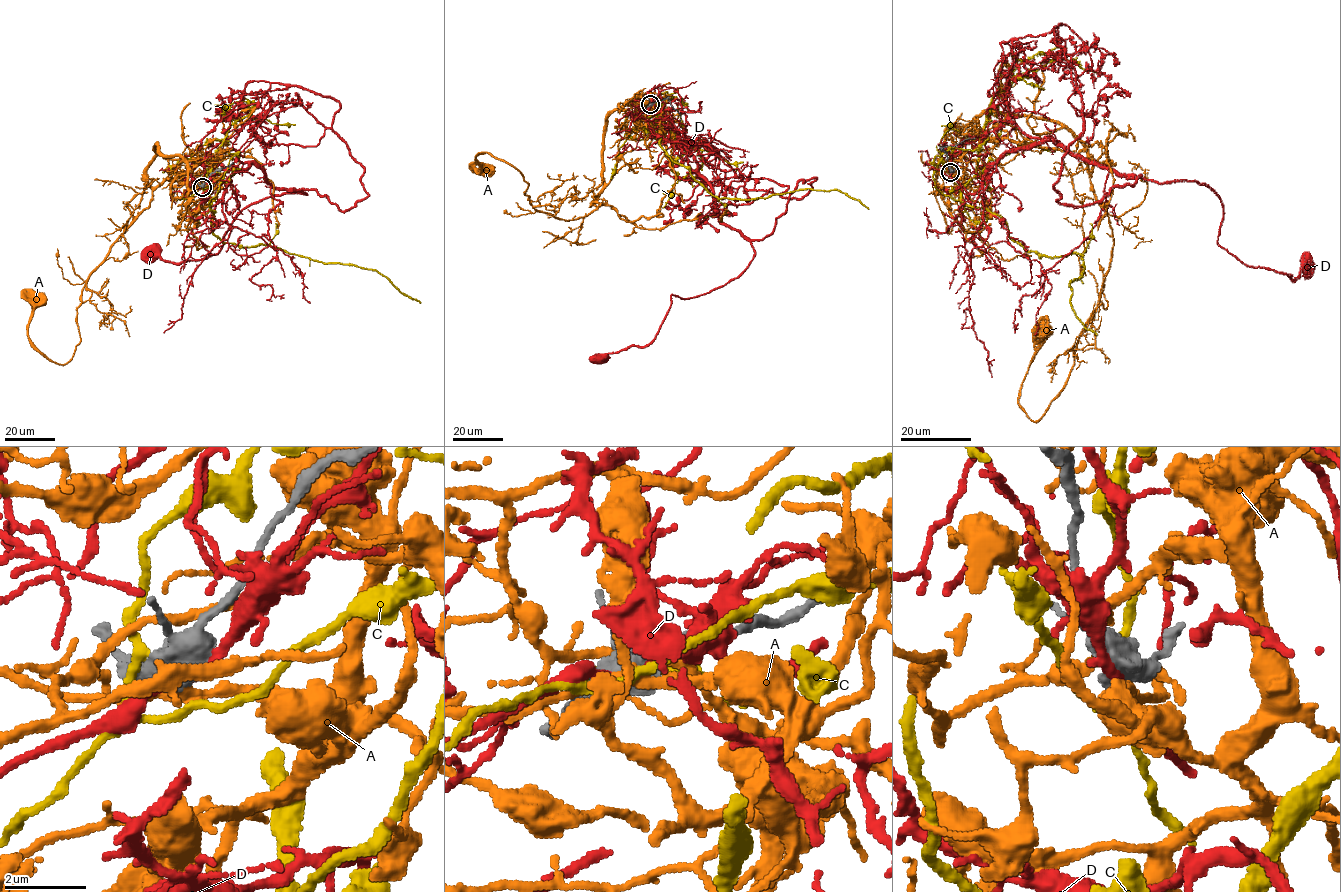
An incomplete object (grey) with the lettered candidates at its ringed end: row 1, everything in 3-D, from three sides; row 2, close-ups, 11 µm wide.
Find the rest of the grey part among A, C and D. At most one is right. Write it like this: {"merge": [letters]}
{"merge": ["A"]}

